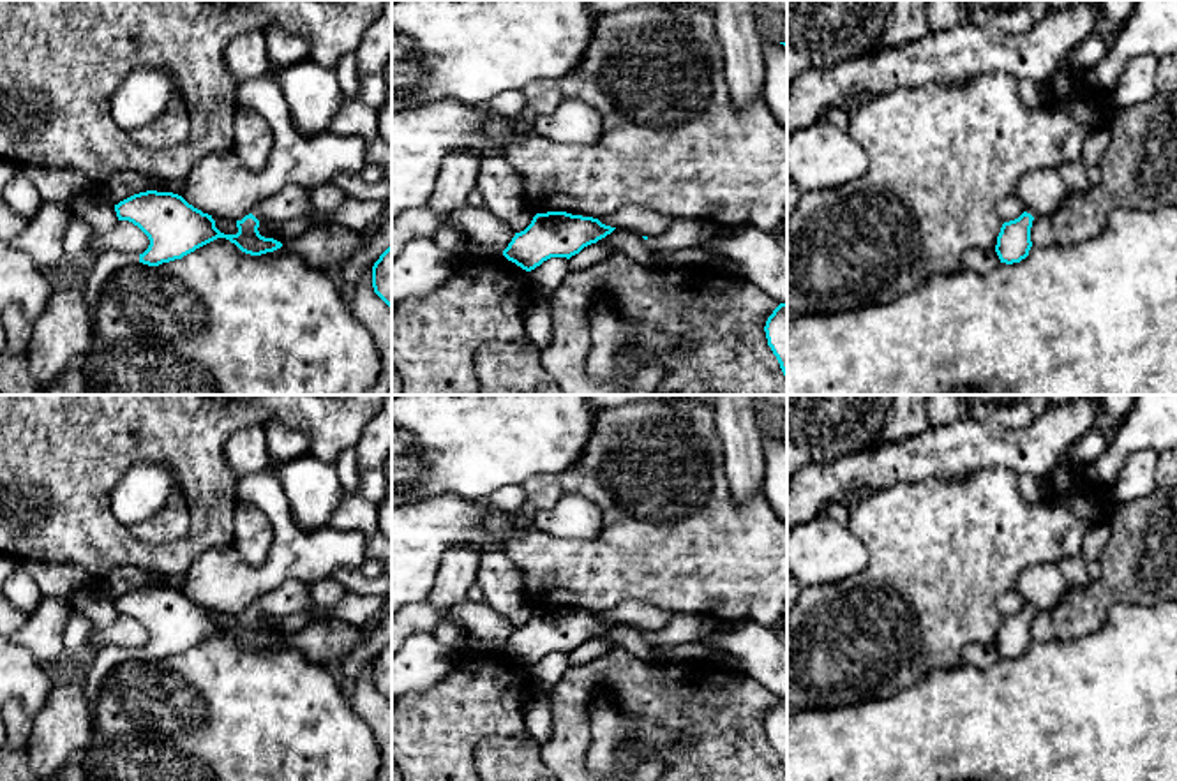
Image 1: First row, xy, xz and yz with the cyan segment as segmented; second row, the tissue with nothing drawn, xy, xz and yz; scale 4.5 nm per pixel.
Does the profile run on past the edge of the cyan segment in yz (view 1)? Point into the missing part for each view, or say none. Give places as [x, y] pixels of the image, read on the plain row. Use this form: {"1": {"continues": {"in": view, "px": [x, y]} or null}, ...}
{"1": {"continues": null}}

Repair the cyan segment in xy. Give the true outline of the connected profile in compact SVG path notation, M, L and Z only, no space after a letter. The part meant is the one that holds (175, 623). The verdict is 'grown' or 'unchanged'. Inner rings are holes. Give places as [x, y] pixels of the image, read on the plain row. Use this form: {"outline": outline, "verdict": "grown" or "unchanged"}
{"outline": "M289 578L254 601L242 615L236 615L236 629L221 628L212 610L203 608L173 587L139 587L115 599L115 606L118 615L132 617L150 635L148 643L139 649L139 658L159 661L182 654L217 633L229 635L251 651L274 647L282 638L261 631L258 626L259 617L265 614L293 615L307 612L314 606L314 601L309 594L309 584Z", "verdict": "grown"}

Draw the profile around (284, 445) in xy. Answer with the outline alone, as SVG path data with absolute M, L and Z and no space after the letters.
M279 421L263 425L266 434L266 448L274 465L296 460L311 453L309 439Z

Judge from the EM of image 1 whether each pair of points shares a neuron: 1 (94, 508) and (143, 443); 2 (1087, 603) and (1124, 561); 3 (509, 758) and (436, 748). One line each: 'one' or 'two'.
1: one
2: one
3: two

